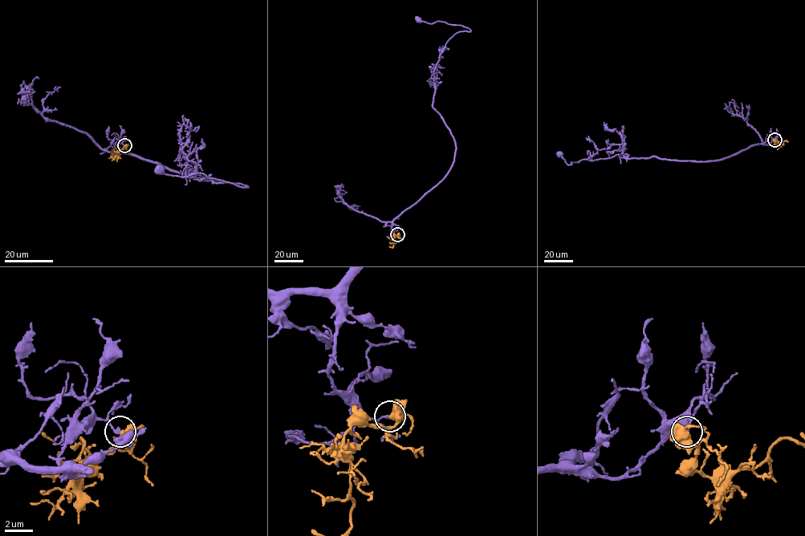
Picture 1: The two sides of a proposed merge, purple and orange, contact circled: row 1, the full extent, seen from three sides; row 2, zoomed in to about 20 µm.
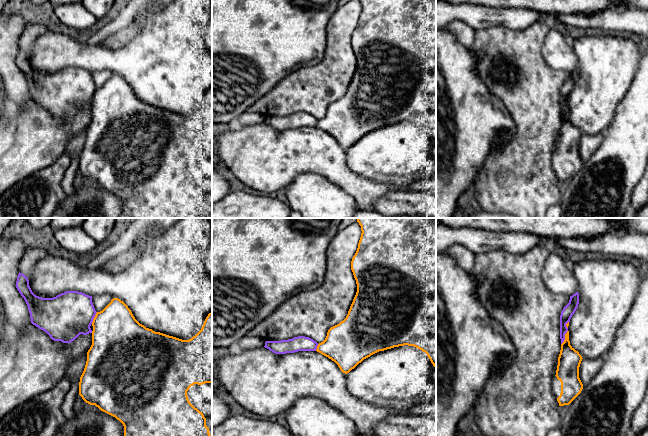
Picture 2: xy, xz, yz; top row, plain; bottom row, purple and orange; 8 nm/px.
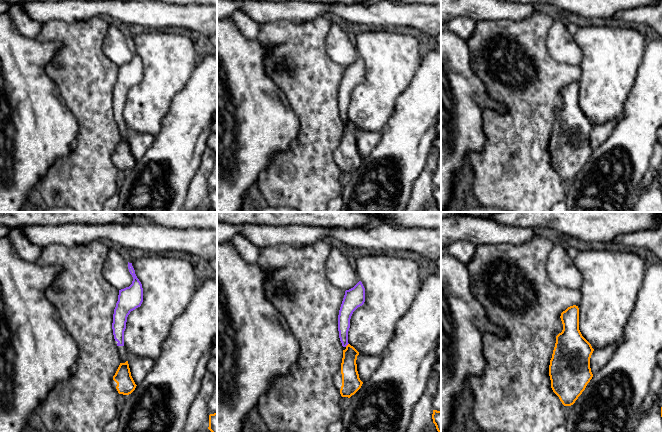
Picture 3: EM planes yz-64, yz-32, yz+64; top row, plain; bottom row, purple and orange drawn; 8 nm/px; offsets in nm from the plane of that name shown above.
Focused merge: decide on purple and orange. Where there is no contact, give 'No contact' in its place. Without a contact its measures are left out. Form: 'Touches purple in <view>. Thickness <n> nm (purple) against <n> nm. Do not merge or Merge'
Touches purple in yz. Thickness 90 nm (purple) against 190 nm. Do not merge

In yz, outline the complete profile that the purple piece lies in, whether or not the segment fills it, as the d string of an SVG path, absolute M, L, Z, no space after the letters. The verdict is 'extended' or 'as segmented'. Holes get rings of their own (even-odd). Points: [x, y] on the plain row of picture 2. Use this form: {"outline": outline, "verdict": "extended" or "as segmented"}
{"outline": "M576 68L572 72L570 72L569 79L563 84L560 91L560 115L561 120L565 116L565 110L568 107L566 100L570 98L572 91L575 89L579 80L579 70Z", "verdict": "as segmented"}

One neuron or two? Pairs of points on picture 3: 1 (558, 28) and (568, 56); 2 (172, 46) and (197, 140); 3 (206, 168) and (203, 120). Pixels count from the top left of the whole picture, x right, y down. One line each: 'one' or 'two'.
1: one
2: two
3: two

